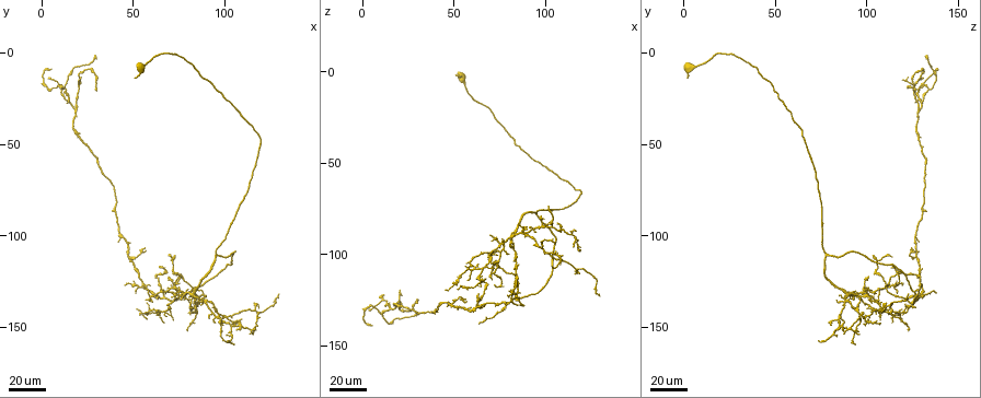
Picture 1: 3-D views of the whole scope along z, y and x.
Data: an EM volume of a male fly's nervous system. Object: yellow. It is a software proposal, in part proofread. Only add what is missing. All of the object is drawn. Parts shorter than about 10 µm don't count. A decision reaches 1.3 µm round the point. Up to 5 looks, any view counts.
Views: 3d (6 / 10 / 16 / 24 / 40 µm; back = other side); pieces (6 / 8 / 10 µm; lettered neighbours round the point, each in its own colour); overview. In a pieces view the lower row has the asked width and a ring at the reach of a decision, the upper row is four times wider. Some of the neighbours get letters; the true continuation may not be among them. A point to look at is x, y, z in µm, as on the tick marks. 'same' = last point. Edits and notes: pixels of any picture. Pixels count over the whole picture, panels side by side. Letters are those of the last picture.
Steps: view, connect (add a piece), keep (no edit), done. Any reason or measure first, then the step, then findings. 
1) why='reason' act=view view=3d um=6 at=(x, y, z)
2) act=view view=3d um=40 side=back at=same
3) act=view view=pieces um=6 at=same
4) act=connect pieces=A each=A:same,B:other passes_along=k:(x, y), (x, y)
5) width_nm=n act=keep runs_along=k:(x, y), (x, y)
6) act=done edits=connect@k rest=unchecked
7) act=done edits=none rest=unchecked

act=view view=3d um=24 at=(51, 15, 1)

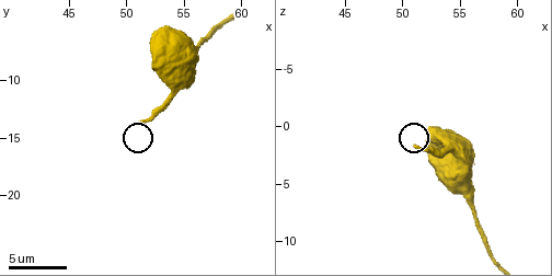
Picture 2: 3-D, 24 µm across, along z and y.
act=view view=pieces um=10 at=(51.4, 13.4, 1.8)

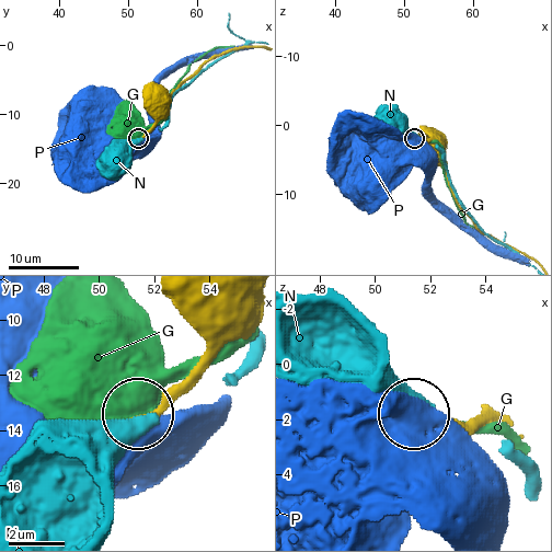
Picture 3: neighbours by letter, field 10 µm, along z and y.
act=keep each=G:other,N:other,P:other found='none of them fits'

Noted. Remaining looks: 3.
why='free end' act=view view=3d um=40 at=(73, 112, 102)

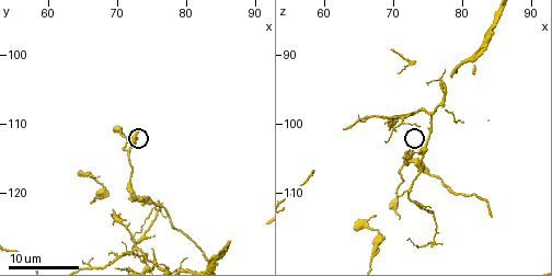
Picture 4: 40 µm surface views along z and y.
act=view view=3d um=10 at=(73.0, 111.0, 103.5)

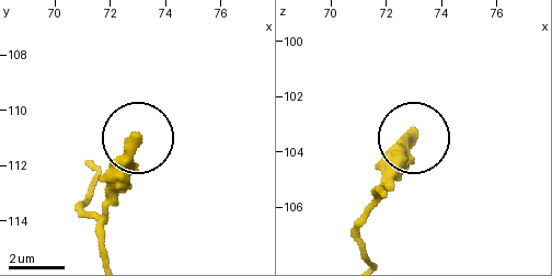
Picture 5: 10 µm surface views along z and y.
act=view view=pieces um=8 at=(72.9, 110.9, 103.4)

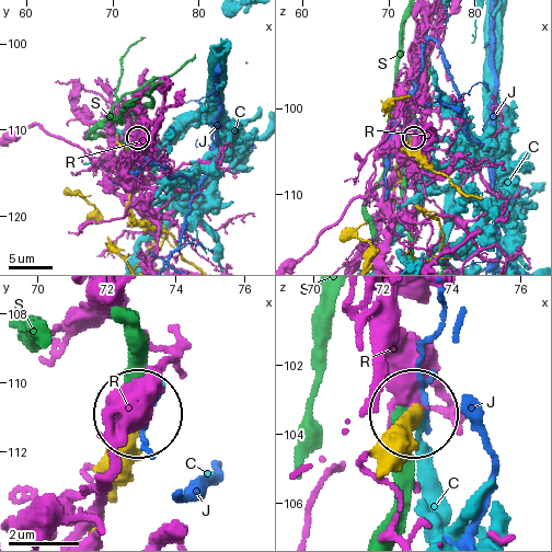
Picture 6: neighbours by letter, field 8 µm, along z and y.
act=keep each=C:other,J:other,R:other,S:other runs_along=6:(376, 472), (409, 413) found='none of them fits'

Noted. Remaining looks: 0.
act=done edits=none rest=unchecked

